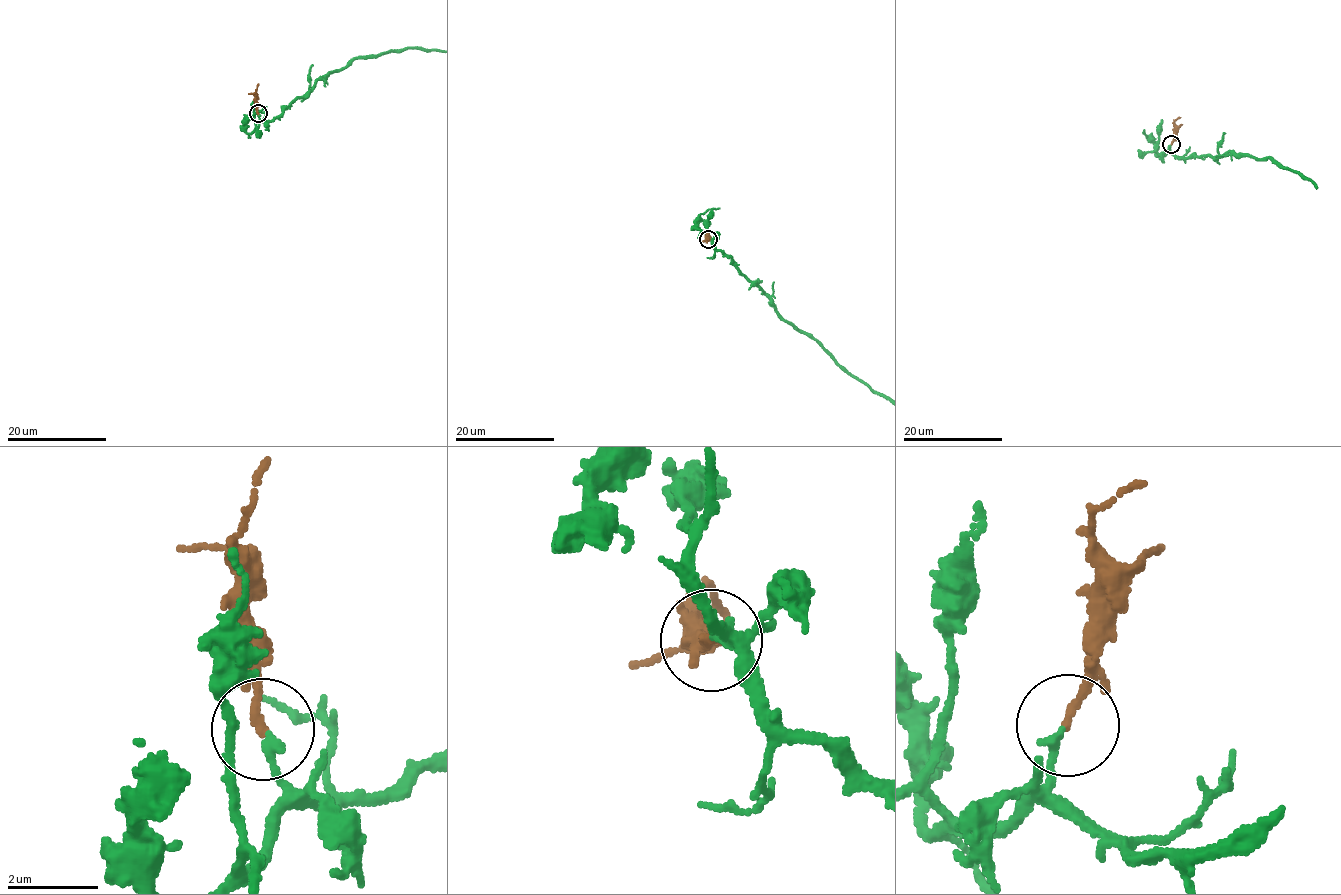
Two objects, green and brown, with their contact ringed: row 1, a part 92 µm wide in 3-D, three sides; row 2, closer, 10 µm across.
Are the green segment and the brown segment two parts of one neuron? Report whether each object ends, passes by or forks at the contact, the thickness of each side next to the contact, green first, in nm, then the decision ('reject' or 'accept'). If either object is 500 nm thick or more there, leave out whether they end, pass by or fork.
green ends; brown ends; calibres 180 and 180 nm; accept

